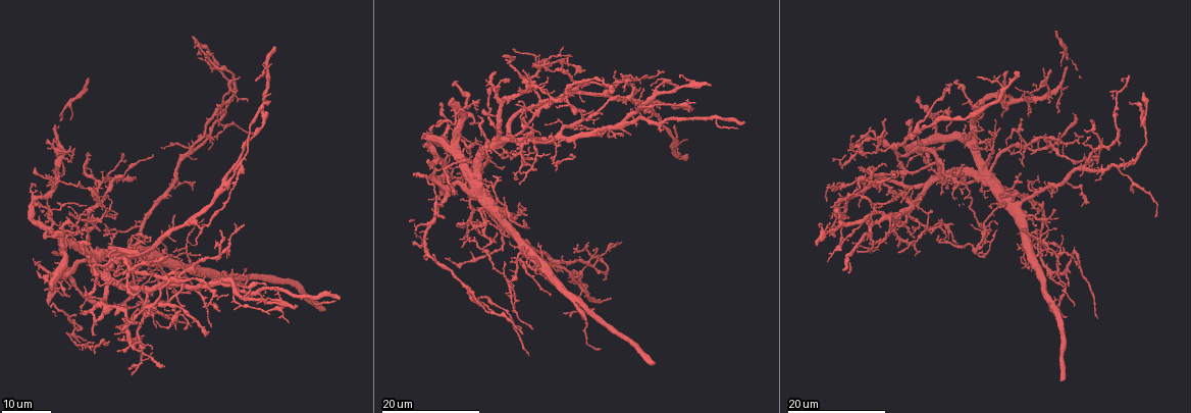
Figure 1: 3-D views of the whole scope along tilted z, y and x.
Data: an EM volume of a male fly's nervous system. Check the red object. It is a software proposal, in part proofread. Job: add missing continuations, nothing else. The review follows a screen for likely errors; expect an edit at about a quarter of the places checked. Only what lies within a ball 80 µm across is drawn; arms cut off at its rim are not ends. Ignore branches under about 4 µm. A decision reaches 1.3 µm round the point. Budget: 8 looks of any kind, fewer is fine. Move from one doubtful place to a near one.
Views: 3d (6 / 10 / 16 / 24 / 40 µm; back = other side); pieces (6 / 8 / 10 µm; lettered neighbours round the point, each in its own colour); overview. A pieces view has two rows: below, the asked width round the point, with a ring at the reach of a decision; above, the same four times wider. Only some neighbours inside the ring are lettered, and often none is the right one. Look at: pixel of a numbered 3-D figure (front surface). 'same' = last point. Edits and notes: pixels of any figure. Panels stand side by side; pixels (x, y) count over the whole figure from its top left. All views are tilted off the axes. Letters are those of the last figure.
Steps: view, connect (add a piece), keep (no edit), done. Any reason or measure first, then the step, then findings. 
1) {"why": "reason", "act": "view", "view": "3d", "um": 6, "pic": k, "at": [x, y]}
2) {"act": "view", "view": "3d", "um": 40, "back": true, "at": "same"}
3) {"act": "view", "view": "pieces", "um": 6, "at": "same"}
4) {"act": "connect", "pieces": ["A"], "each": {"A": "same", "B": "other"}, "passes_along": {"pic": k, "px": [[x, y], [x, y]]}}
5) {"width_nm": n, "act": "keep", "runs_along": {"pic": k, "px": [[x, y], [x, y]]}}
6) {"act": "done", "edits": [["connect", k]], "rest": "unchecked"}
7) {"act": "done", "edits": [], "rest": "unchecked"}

{"why": "free end", "act": "view", "view": "3d", "um": 24, "pic": 1, "at": [584, 321]}

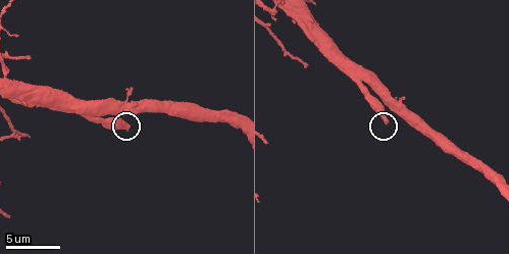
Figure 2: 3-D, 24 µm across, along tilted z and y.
{"act": "view", "view": "pieces", "um": 10, "pic": 2, "at": [125, 126]}

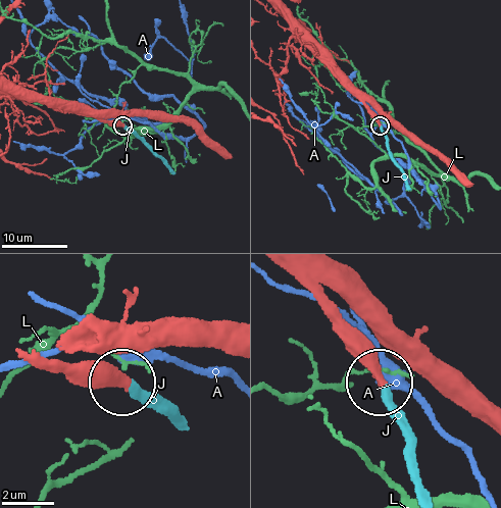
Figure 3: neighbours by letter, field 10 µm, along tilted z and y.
{"act": "connect", "pieces": ["J"], "each": {"A": "other", "J": "same", "L": "other"}, "passes_along": {"pic": 3, "px": [[328, 295], [383, 383], [419, 491]]}, "found": "it goes on there"}

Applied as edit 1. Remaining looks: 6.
{"why": "branch stops here", "act": "view", "view": "3d", "um": 24, "pic": 1, "at": [1070, 287]}

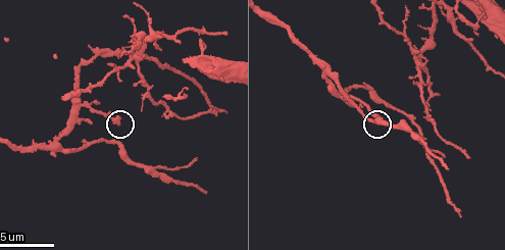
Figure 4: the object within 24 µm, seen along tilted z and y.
{"act": "view", "view": "pieces", "um": 6, "pic": 4, "at": [120, 123]}

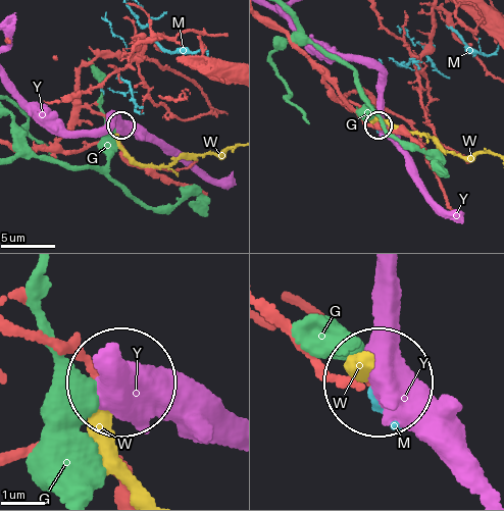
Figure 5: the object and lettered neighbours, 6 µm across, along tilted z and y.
{"width_nm": 310, "act": "keep", "each": {"G": "other", "M": "other", "W": "other", "Y": "other"}, "found": "no lettered piece goes on from it"}

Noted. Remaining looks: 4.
{"why": "free end", "act": "view", "view": "3d", "um": 24, "pic": 1, "at": [1095, 156]}

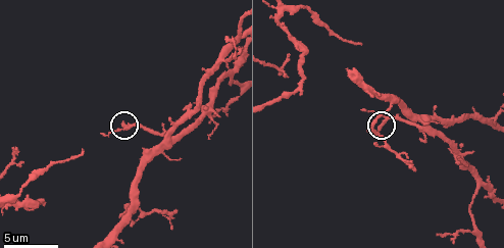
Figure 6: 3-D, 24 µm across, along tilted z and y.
{"act": "view", "view": "pieces", "um": 10, "pic": 6, "at": [121, 124]}

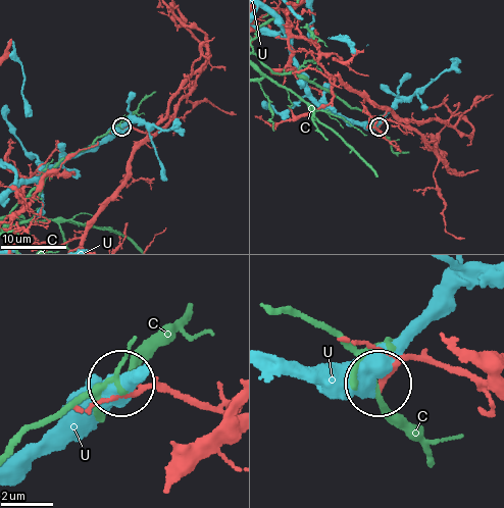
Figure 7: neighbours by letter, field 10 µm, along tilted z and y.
{"act": "keep", "each": {"C": "other", "U": "other"}, "found": "no lettered piece goes on from it"}

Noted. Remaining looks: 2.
{"why": "free end", "act": "view", "view": "3d", "um": 16, "pic": 1, "at": [551, 132]}

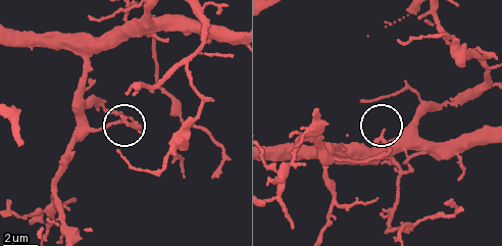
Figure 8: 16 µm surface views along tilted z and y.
{"act": "view", "view": "pieces", "um": 6, "pic": 8, "at": [126, 124]}

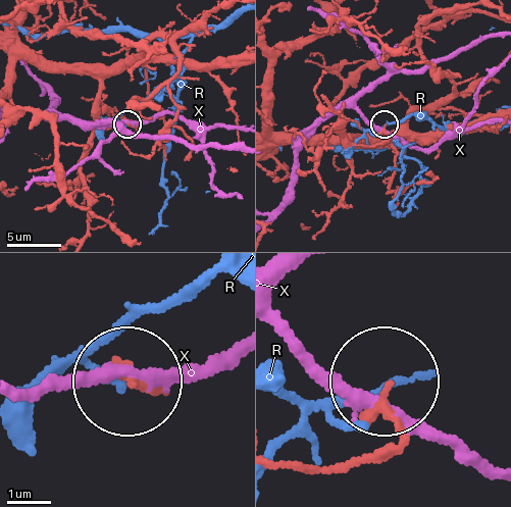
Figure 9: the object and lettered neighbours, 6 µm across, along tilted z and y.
{"act": "keep", "each": {"R": "other", "X": "other"}, "found": "no lettered piece goes on from it"}

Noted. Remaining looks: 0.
{"act": "done", "edits": [["connect", 3]], "rest": "unchecked"}

